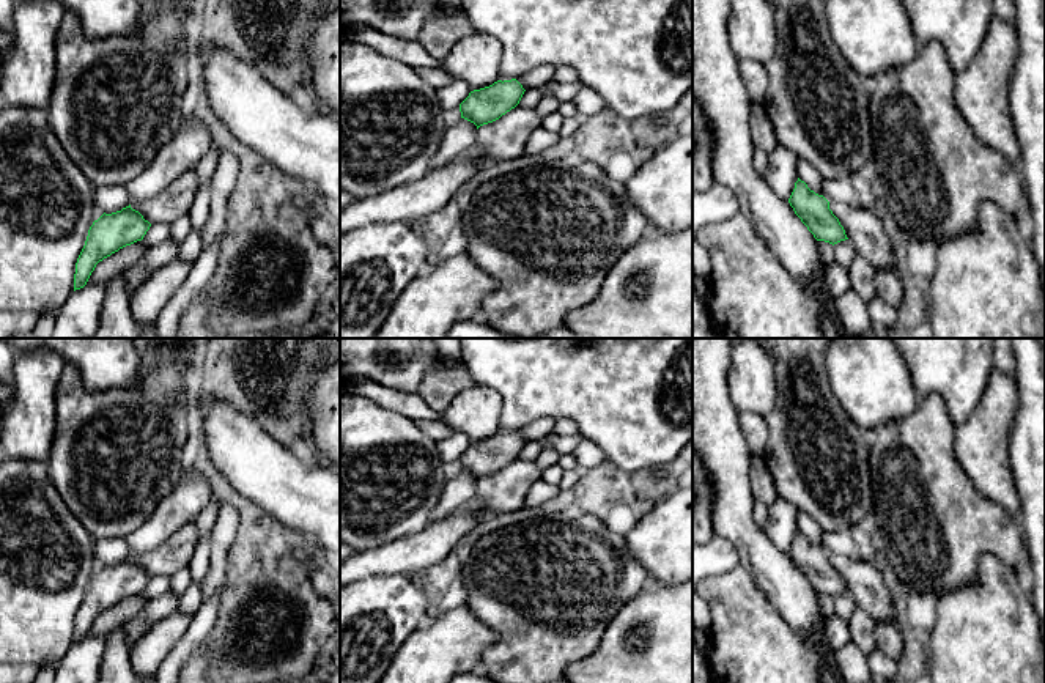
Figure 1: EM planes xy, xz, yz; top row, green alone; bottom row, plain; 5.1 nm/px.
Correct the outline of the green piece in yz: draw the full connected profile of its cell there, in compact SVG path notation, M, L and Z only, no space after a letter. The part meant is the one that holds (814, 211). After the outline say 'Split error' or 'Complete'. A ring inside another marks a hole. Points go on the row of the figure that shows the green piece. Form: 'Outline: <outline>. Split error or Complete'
Outline: M798 178L788 198L790 206L817 241L837 244L848 239L875 269L894 271L892 246L873 209L828 201Z. Split error

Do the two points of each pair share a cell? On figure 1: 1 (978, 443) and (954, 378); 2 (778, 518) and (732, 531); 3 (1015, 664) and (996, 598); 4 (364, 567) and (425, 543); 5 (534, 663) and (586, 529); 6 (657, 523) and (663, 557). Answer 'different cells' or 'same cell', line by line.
1: different cells
2: different cells
3: same cell
4: same cell
5: same cell
6: same cell

